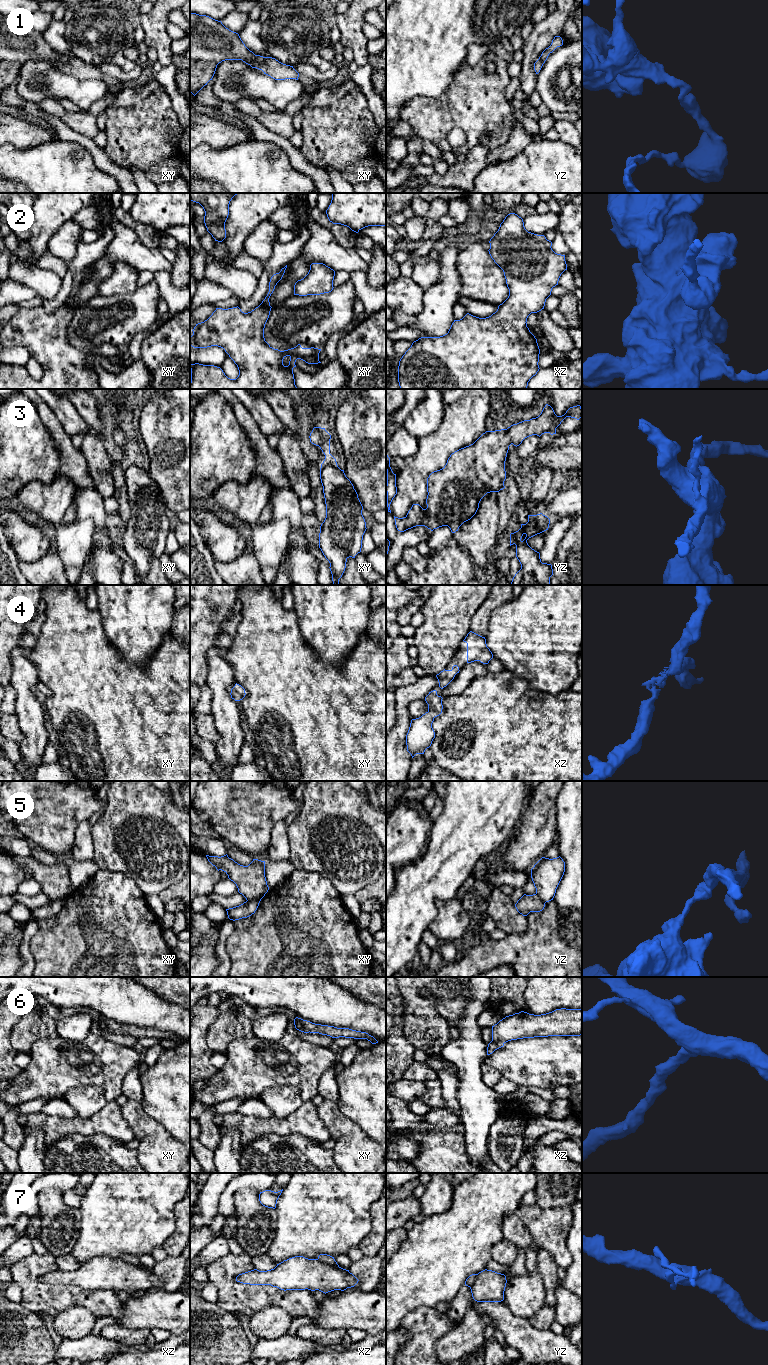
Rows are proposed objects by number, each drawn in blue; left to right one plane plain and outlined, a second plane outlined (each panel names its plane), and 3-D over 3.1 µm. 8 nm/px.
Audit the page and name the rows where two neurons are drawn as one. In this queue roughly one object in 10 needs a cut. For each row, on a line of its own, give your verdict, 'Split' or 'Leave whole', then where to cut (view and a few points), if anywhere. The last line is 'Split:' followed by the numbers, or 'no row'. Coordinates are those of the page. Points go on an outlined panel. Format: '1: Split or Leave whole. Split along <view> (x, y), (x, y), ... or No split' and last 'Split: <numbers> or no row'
1: Leave whole. No split
2: Leave whole. No split
3: Leave whole. No split
4: Leave whole. No split
5: Split. Split along xy (264, 894), (247, 901)
6: Leave whole. No split
7: Split. Split along xz (318, 1258), (338, 1267)
Split: 5, 7

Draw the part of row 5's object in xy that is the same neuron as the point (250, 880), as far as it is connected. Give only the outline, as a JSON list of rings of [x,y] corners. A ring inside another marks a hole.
[[[227,854],[221,857],[209,855],[206,857],[218,871],[222,870],[228,875],[247,901],[260,898],[268,892],[265,861],[253,859],[248,866],[243,866],[229,858]]]

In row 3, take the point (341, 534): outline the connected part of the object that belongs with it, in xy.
[[[314,427],[309,438],[310,442],[319,446],[325,455],[320,468],[320,479],[326,504],[326,518],[320,526],[319,548],[330,563],[333,585],[339,585],[339,579],[345,571],[347,559],[355,558],[361,552],[363,535],[367,529],[362,515],[363,506],[353,484],[330,454],[331,435],[325,428]]]

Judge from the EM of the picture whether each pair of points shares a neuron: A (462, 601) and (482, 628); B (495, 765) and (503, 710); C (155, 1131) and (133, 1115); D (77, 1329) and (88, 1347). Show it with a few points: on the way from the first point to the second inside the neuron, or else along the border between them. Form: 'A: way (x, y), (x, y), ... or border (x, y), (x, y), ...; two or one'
A: border (487, 597), (472, 617), (469, 630); two
B: way (502, 751), (502, 724); one
C: way (150, 1131), (138, 1120); one
D: border (90, 1332), (76, 1338), (62, 1338); two

